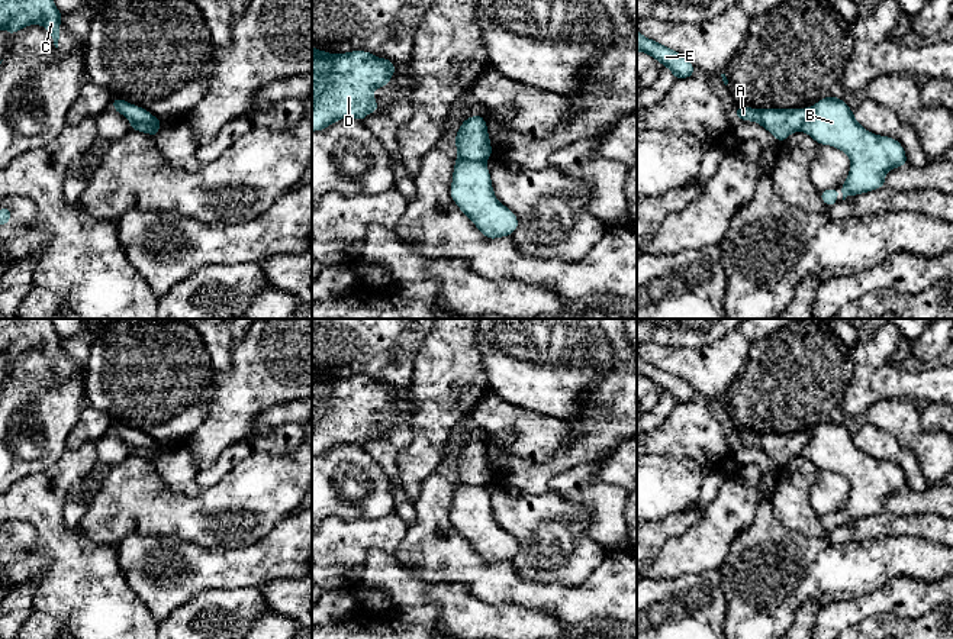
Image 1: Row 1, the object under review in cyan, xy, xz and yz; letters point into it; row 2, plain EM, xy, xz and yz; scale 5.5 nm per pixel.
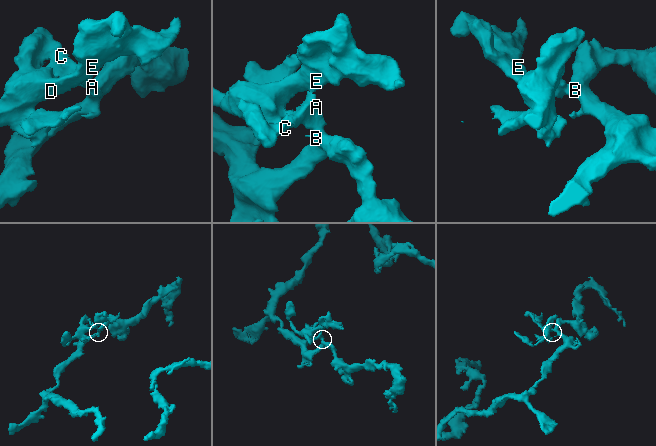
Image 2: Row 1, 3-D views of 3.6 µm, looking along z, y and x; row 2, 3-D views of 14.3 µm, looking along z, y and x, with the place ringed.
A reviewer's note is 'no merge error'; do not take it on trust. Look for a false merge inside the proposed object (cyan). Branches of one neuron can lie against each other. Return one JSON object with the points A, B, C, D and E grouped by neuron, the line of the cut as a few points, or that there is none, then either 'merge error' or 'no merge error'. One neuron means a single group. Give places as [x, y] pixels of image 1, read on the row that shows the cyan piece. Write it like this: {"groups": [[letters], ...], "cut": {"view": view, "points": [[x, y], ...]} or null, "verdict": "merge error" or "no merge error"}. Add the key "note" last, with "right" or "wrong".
{"groups": [["A", "C", "D", "E"], ["B"]], "cut": {"view": "xz", "points": [[456, 160], [480, 160], [485, 163]]}, "verdict": "merge error", "note": "wrong"}

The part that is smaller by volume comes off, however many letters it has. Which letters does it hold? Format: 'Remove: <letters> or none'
Remove: A, C, D, E

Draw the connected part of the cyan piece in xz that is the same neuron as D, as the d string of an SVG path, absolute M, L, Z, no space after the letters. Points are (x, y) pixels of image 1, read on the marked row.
M312 46L312 132L323 130L341 119L364 122L368 113L379 110L373 90L384 88L395 71L396 65L390 59L368 51L329 54Z

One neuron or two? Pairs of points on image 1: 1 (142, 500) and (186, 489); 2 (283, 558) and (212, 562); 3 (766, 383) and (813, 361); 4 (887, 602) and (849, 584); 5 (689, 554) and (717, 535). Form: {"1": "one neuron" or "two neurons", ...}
{"1": "two neurons", "2": "one neuron", "3": "one neuron", "4": "two neurons", "5": "one neuron"}

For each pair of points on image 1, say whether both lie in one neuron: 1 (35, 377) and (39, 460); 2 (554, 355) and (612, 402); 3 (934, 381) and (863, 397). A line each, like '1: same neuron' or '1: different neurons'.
1: same neuron
2: different neurons
3: same neuron

